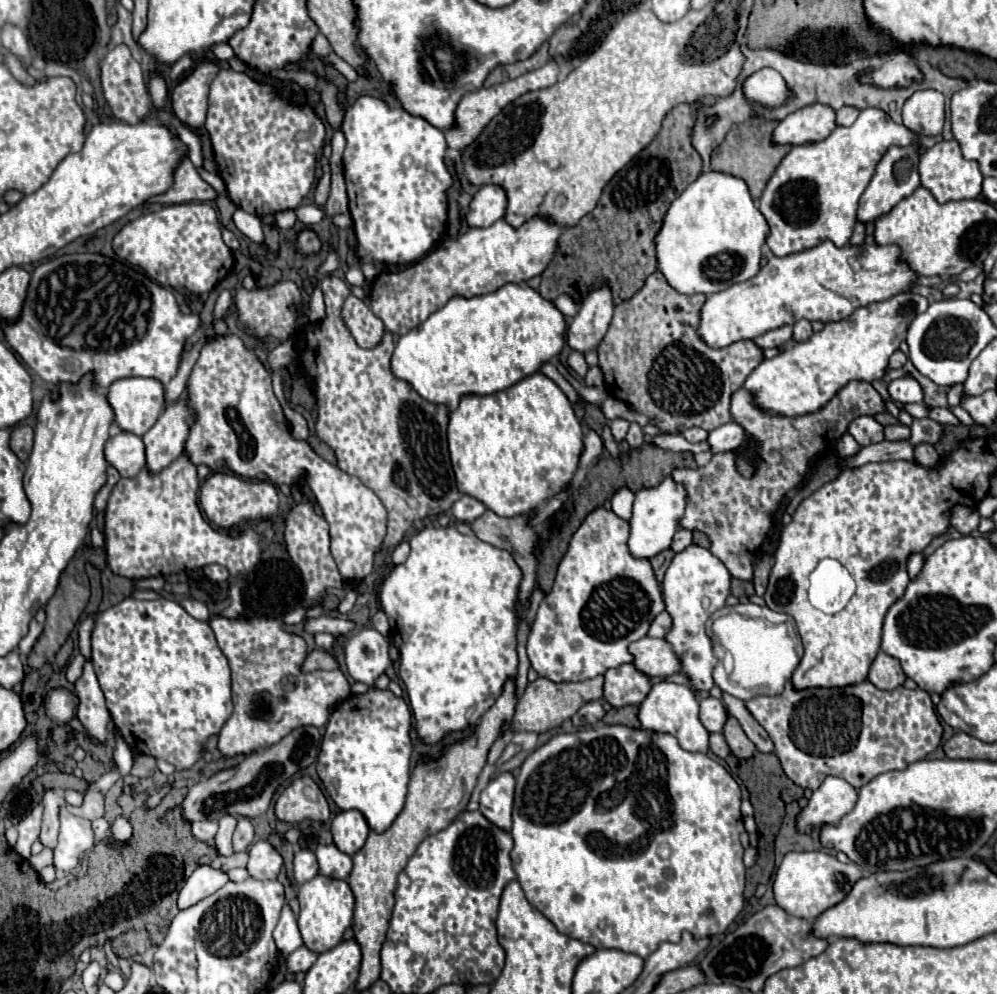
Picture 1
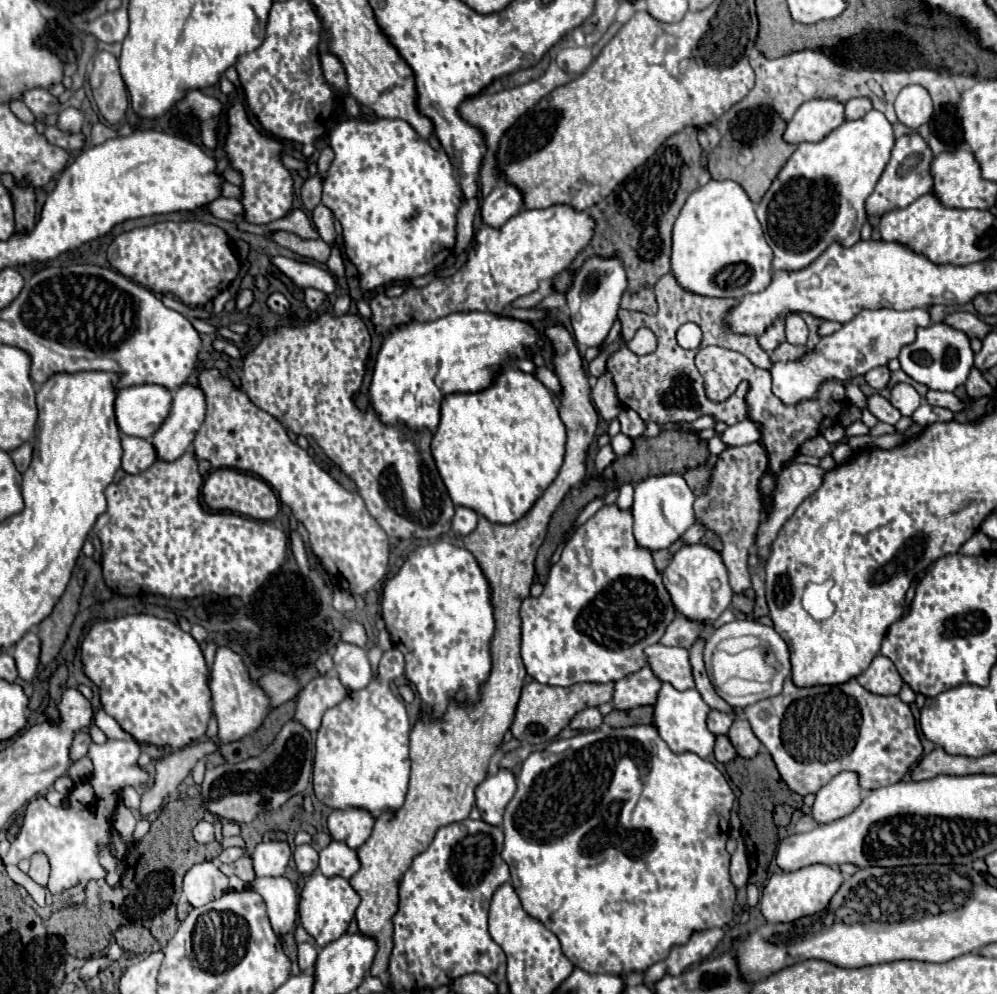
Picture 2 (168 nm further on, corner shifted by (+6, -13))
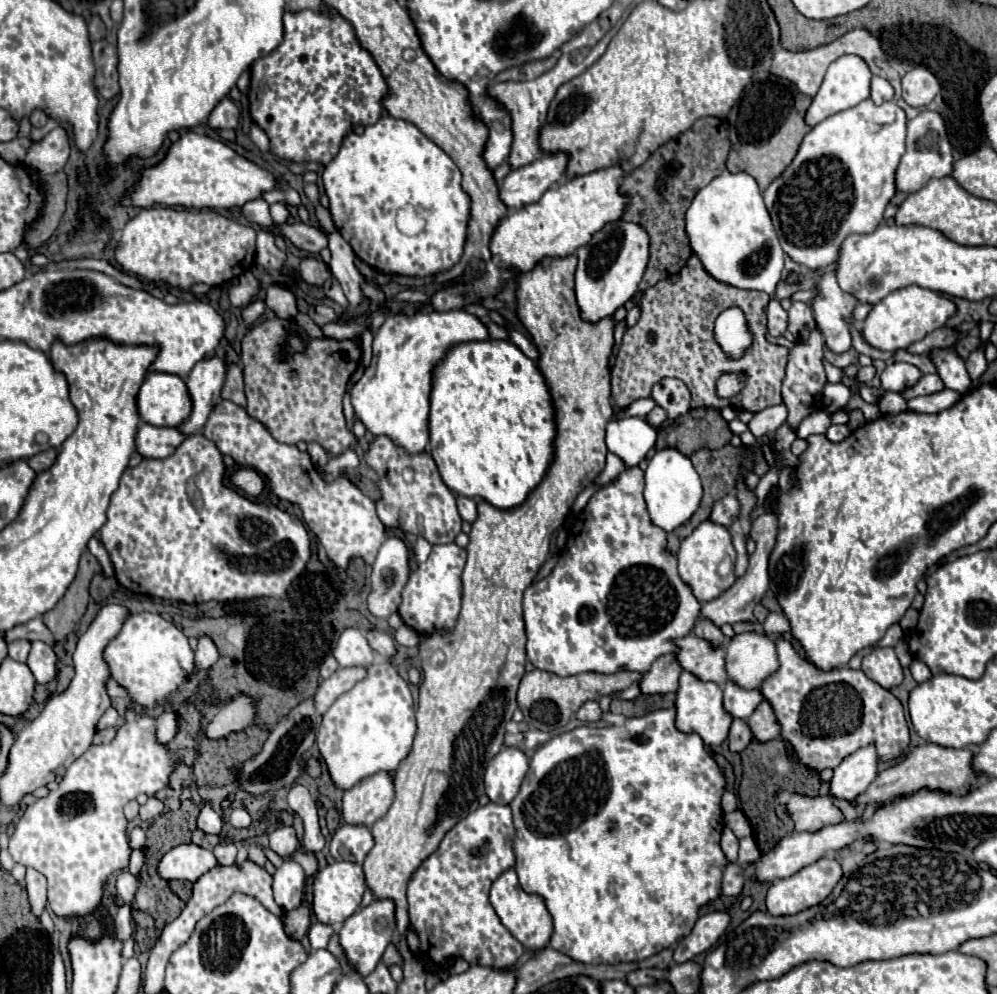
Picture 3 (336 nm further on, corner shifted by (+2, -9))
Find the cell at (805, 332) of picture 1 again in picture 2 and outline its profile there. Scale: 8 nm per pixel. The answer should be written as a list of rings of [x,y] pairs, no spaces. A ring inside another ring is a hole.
[[[792,313],[786,317],[786,341],[792,345],[806,345],[808,339],[808,327],[802,319],[802,315]]]

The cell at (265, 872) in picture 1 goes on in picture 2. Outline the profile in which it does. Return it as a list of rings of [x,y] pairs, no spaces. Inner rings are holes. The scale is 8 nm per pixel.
[[[268,841],[256,845],[252,853],[254,871],[258,877],[278,877],[284,875],[286,865],[292,857],[292,849],[288,841]]]

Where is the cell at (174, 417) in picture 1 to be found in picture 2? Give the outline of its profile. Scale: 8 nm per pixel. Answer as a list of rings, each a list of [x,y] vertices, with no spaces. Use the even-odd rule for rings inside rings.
[[[190,383],[178,387],[168,419],[152,437],[152,445],[156,447],[158,459],[174,461],[182,453],[186,453],[192,447],[196,431],[204,423],[204,415],[204,391],[200,391],[198,385]]]

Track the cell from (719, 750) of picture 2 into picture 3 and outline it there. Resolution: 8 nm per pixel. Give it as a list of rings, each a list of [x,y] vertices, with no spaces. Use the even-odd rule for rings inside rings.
[[[734,719],[730,725],[730,733],[728,733],[728,747],[732,753],[740,753],[744,751],[744,747],[752,741],[752,733],[748,731],[748,725],[744,719]]]

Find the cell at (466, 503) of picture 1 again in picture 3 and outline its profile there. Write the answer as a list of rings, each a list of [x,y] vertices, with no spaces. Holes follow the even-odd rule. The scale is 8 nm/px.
[[[458,497],[458,513],[464,521],[468,523],[474,523],[476,517],[478,517],[478,511],[476,511],[476,501],[474,499],[468,499],[468,497]]]

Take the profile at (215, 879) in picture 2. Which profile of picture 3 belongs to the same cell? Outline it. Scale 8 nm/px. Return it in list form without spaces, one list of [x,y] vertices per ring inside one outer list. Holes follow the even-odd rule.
[[[190,843],[178,845],[172,851],[168,851],[158,865],[158,873],[162,875],[162,879],[168,881],[184,879],[196,883],[204,873],[208,873],[214,867],[220,867],[214,853]]]

